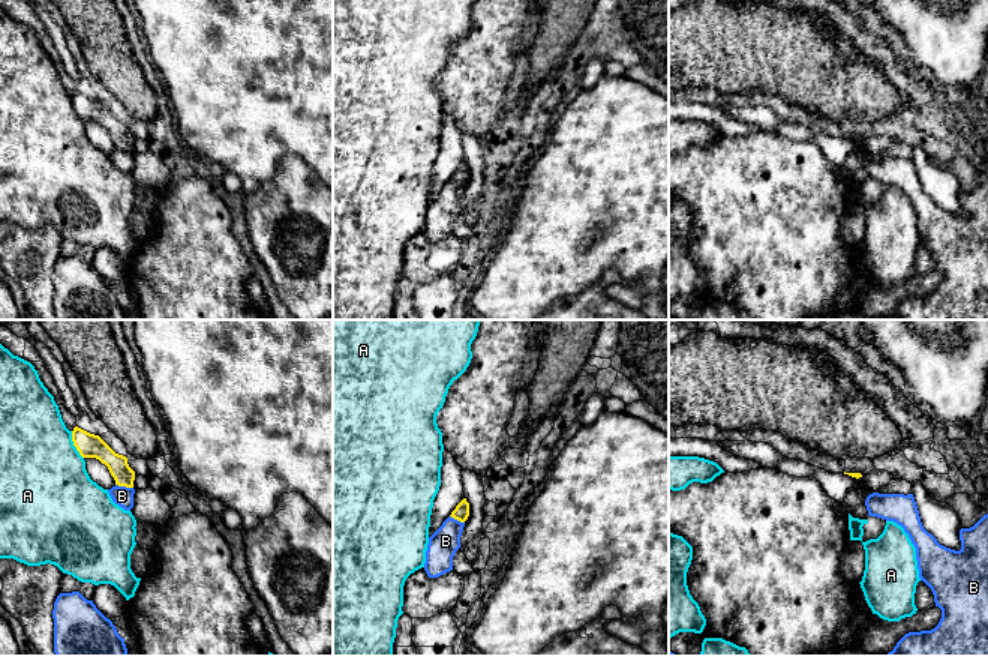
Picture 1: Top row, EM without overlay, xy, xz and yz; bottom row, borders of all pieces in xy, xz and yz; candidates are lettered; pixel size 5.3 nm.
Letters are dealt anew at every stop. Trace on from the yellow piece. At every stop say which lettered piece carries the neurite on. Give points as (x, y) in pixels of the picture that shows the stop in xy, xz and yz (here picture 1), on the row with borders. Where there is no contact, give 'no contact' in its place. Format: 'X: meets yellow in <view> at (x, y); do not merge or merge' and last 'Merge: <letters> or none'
A: meets yellow in xy at (74, 445); do not merge
B: meets yellow in xy at (125, 485); do not merge
Merge: none

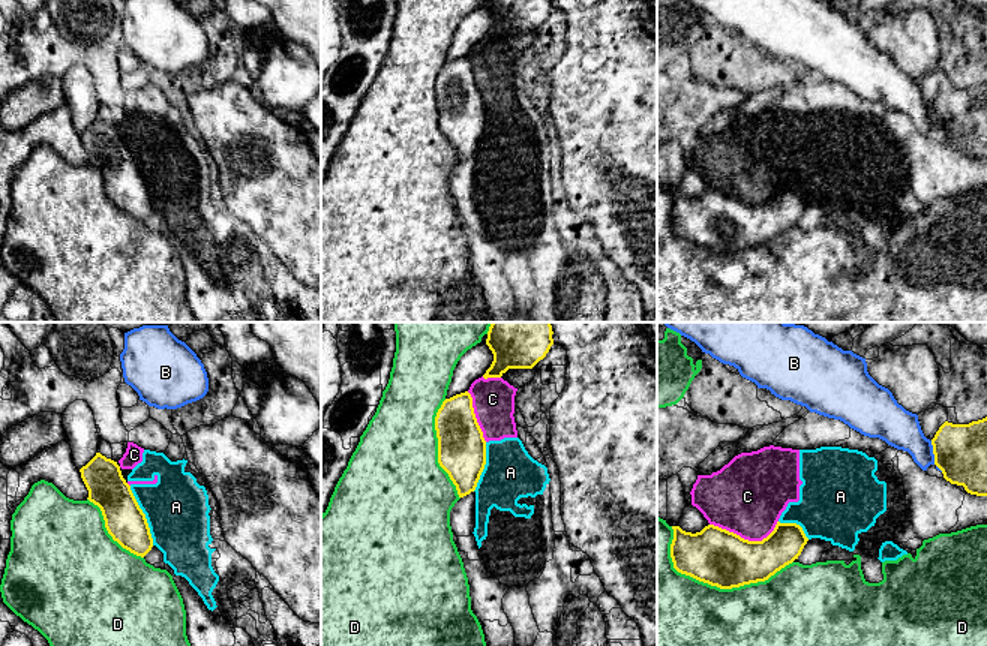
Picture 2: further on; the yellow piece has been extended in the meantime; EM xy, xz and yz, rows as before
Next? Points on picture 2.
A: meets yellow in xy at (144, 516); do not merge
B: meets yellow in yz at (935, 456); do not merge
C: meets yellow in yz at (746, 540); do not merge
D: meets yellow in yz at (713, 585); do not merge
Merge: none

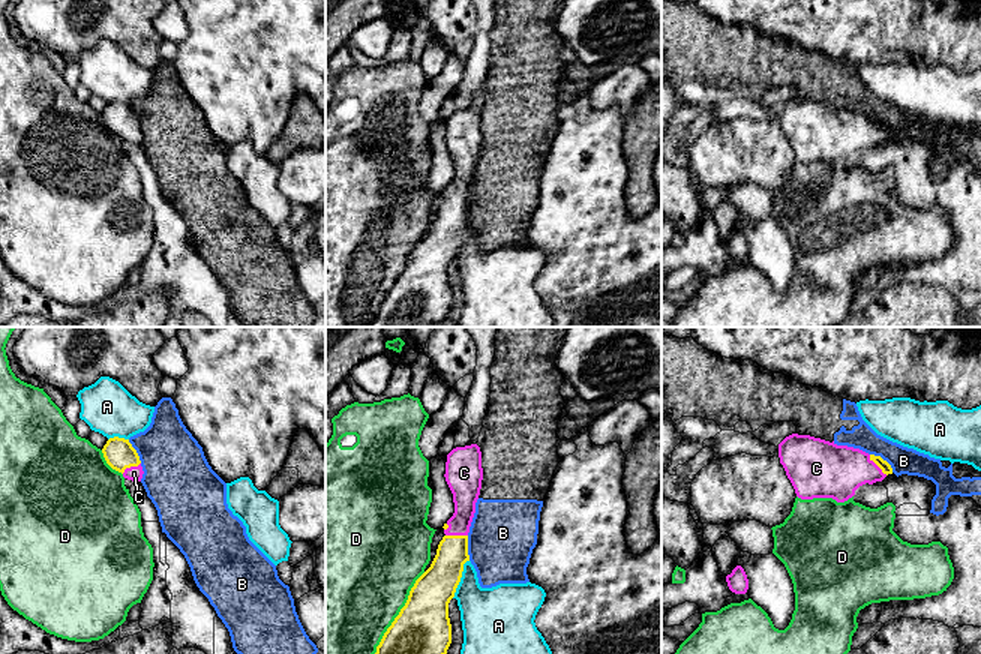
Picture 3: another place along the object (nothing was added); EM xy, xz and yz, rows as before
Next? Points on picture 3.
A: meets yellow in xz at (459, 579); do not merge
B: meets yellow in yz at (882, 459); do not merge
C: meets yellow in yz at (876, 464); merge
D: meets yellow in xz at (399, 612); do not merge
Merge: C

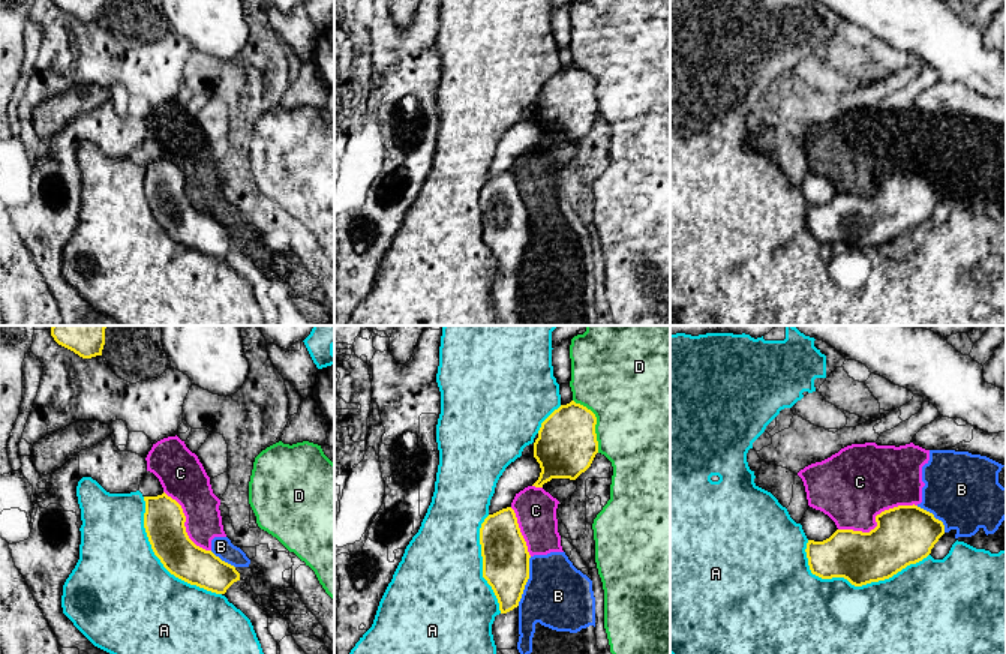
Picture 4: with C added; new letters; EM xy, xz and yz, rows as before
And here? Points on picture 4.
A: meets yellow in yz at (859, 585); do not merge
B: meets yellow in xz at (526, 581); do not merge
C: meets yellow in yz at (876, 519); do not merge
D: meets yellow in xz at (595, 423); do not merge
Merge: none

